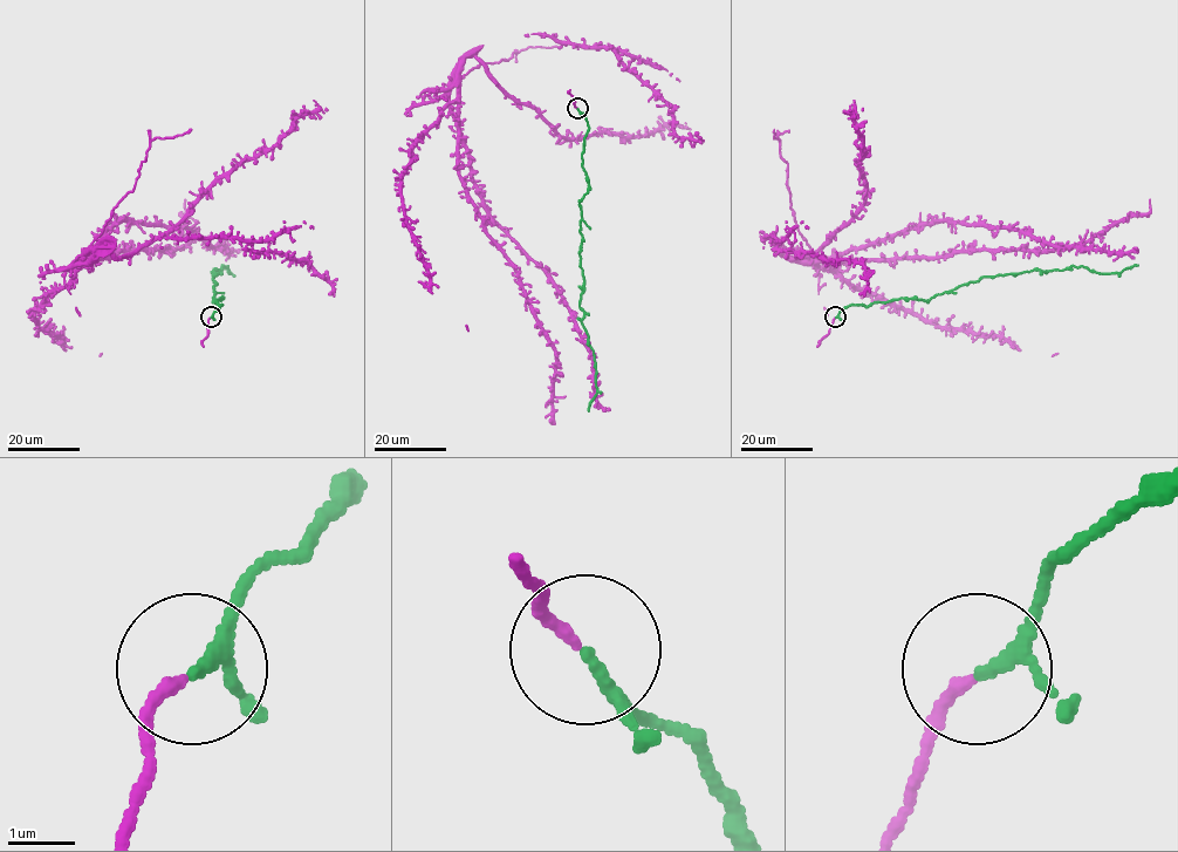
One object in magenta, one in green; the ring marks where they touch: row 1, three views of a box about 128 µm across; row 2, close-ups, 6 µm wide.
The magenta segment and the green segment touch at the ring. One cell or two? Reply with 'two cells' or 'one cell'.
one cell

